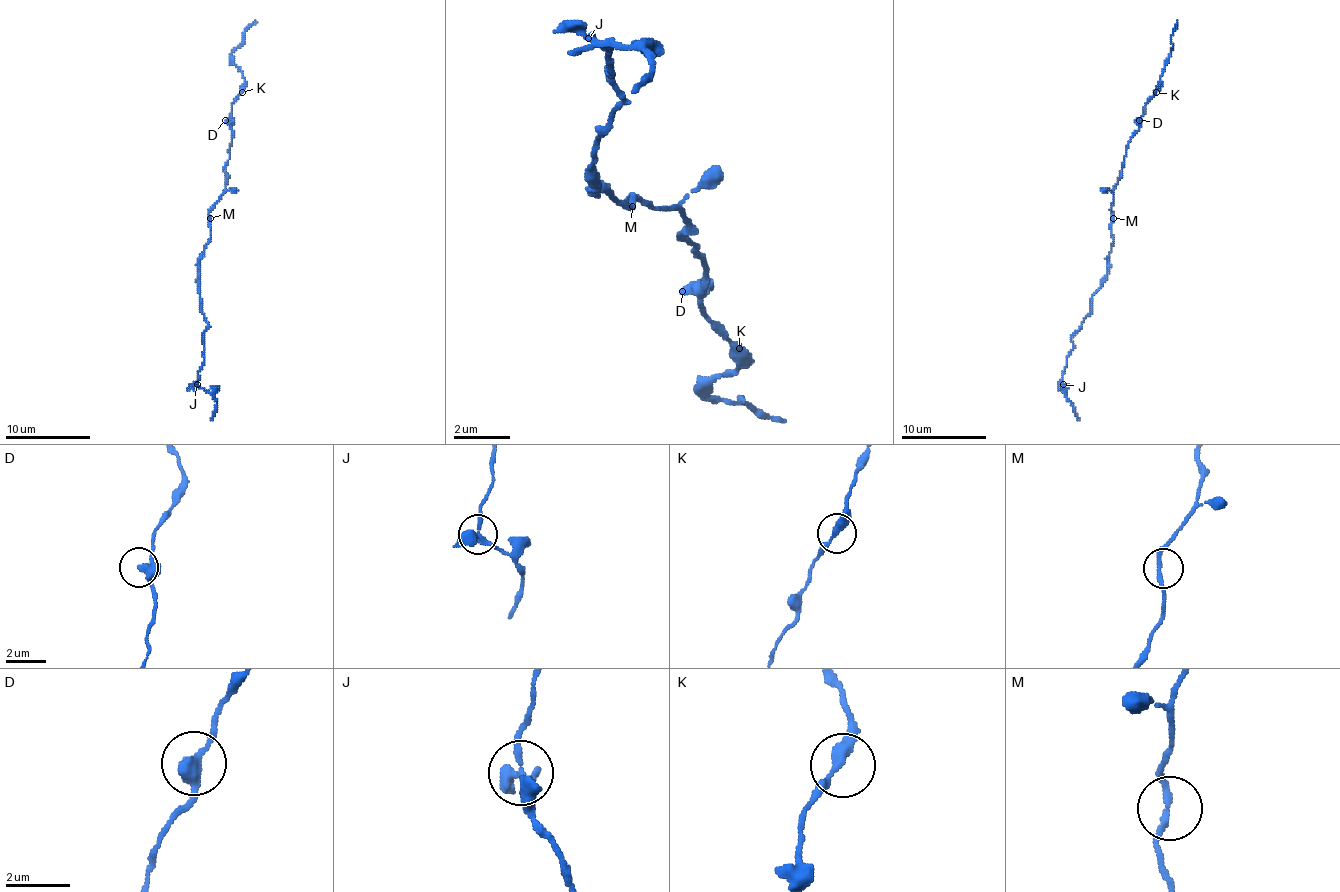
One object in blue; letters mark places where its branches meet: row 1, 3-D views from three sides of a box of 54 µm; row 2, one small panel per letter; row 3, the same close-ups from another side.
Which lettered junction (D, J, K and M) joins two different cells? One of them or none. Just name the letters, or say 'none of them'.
J

